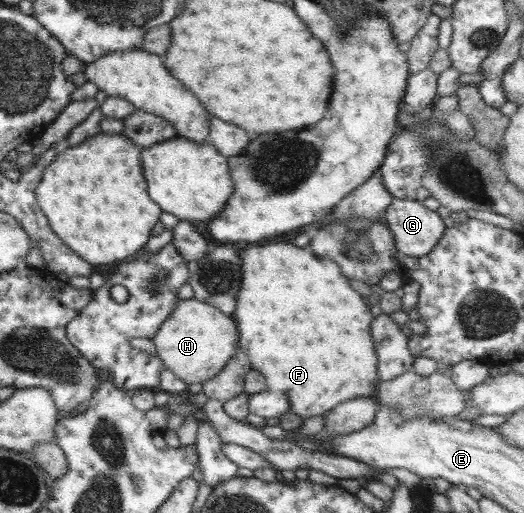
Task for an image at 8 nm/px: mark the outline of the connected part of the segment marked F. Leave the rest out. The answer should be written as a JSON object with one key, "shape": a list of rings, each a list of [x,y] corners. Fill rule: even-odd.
{"shape":[[[278,242],[278,244],[244,244],[244,248],[240,250],[240,258],[242,258],[242,286],[238,292],[236,312],[233,312],[232,318],[238,332],[240,332],[239,344],[244,353],[250,356],[252,368],[264,376],[267,390],[284,392],[291,403],[291,412],[298,414],[302,419],[324,416],[332,408],[354,398],[376,396],[375,388],[379,380],[378,370],[376,370],[378,358],[376,358],[377,354],[374,352],[374,343],[370,334],[374,316],[371,313],[368,300],[350,286],[349,278],[341,271],[341,268],[329,258],[318,256],[307,248],[294,246],[294,244],[284,244],[284,242]]]}

